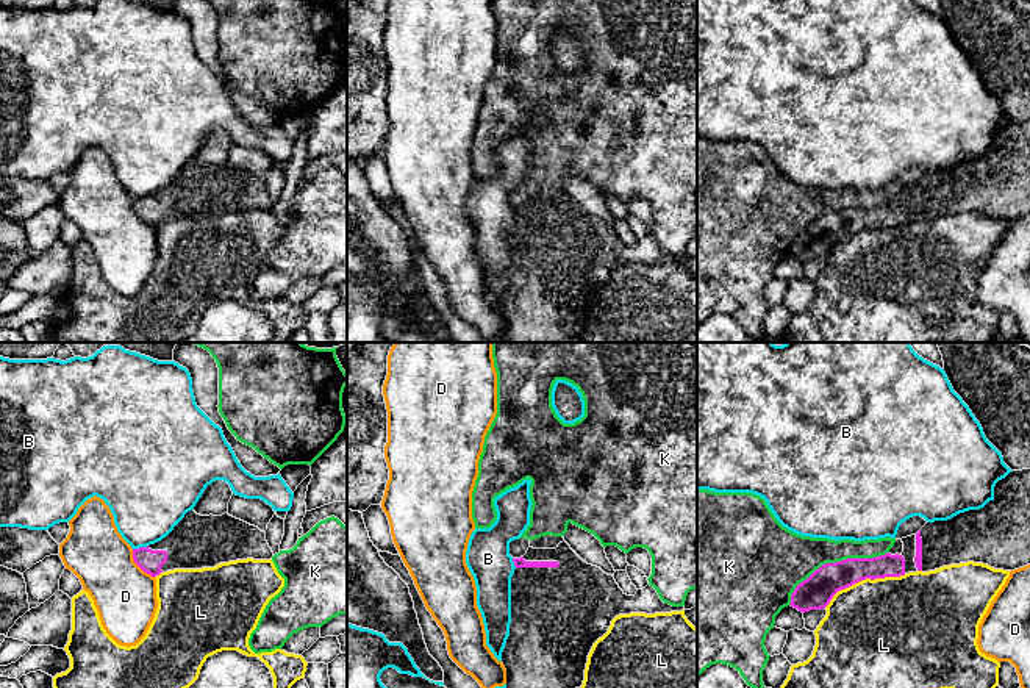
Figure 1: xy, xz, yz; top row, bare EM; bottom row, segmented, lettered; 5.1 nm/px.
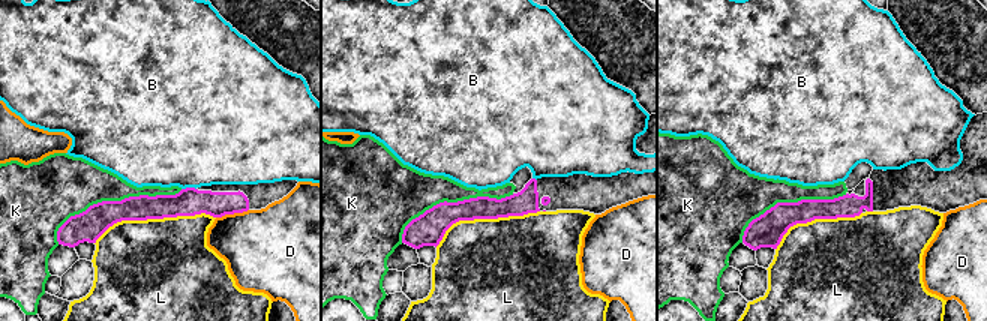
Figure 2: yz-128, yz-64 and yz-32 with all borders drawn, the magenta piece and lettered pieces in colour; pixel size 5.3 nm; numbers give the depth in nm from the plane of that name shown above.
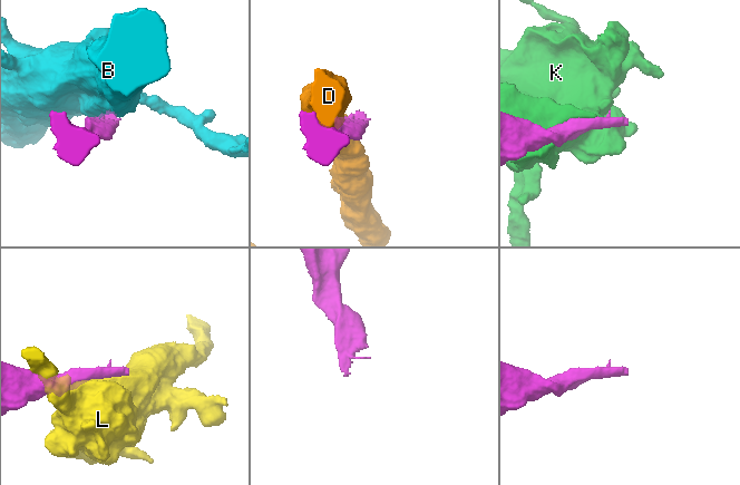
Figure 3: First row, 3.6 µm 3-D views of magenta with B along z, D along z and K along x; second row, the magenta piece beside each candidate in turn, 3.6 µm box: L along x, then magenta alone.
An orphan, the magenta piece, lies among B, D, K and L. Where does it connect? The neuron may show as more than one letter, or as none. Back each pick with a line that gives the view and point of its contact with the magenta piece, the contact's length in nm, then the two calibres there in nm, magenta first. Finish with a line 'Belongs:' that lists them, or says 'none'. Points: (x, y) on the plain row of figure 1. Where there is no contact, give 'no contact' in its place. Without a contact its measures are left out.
Belongs: none

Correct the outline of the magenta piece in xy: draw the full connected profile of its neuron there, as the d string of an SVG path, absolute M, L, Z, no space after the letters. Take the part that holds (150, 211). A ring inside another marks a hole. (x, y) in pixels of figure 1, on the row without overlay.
M194 159L173 177L173 180L161 191L147 197L133 199L134 213L152 227L173 219L202 219L214 217L220 213L236 210L270 210L272 199L266 191L266 183L258 177L230 166L200 166Z

